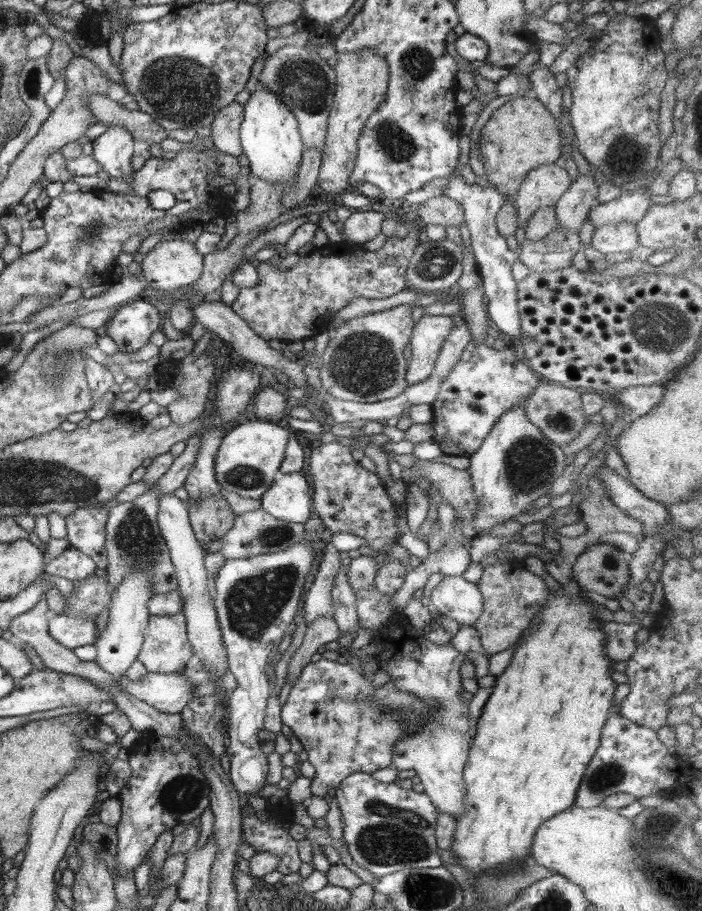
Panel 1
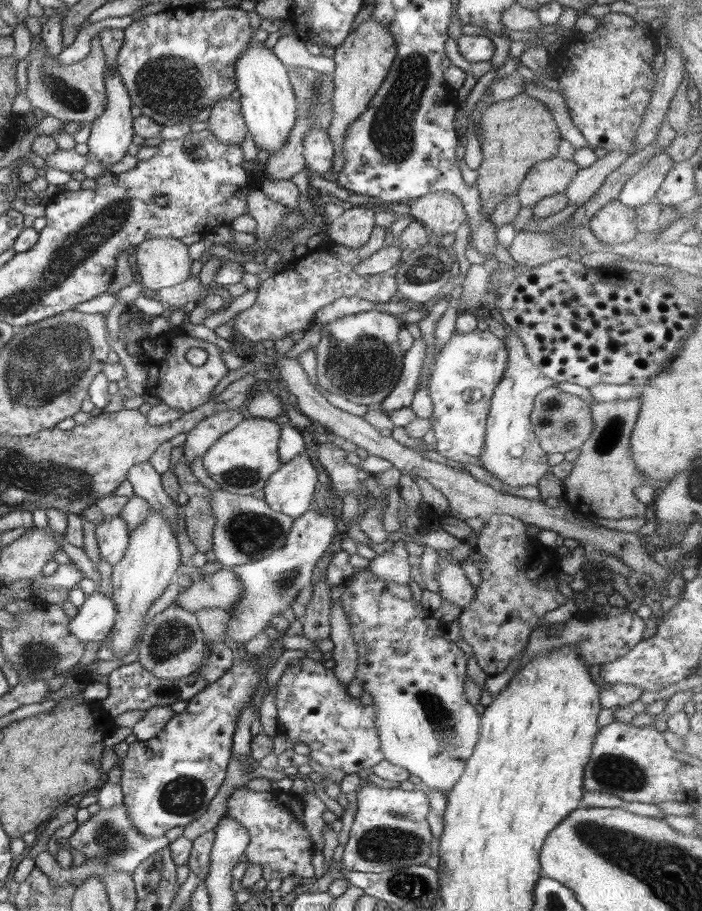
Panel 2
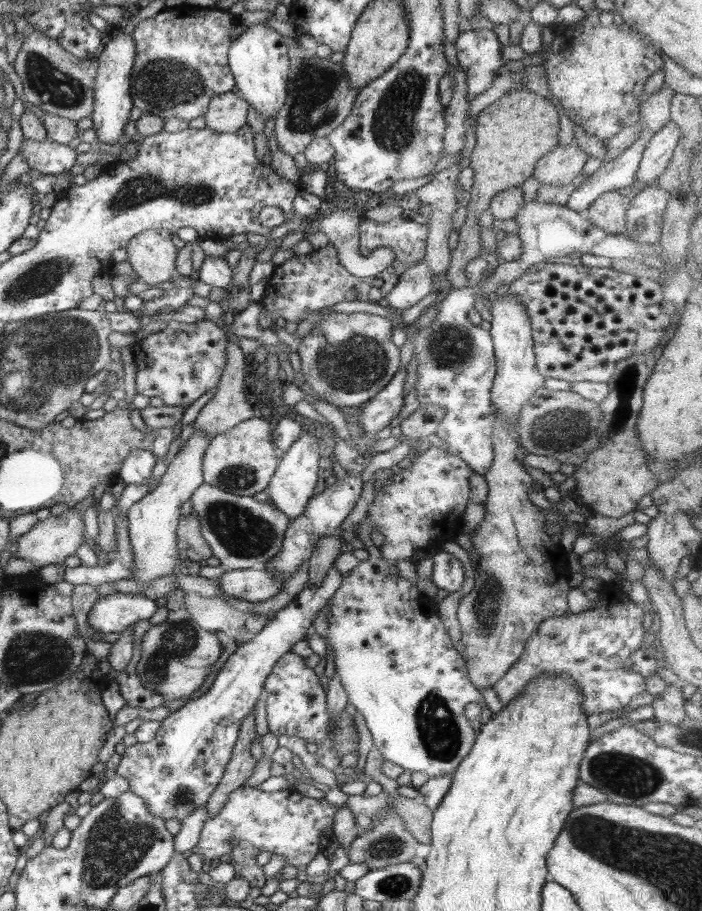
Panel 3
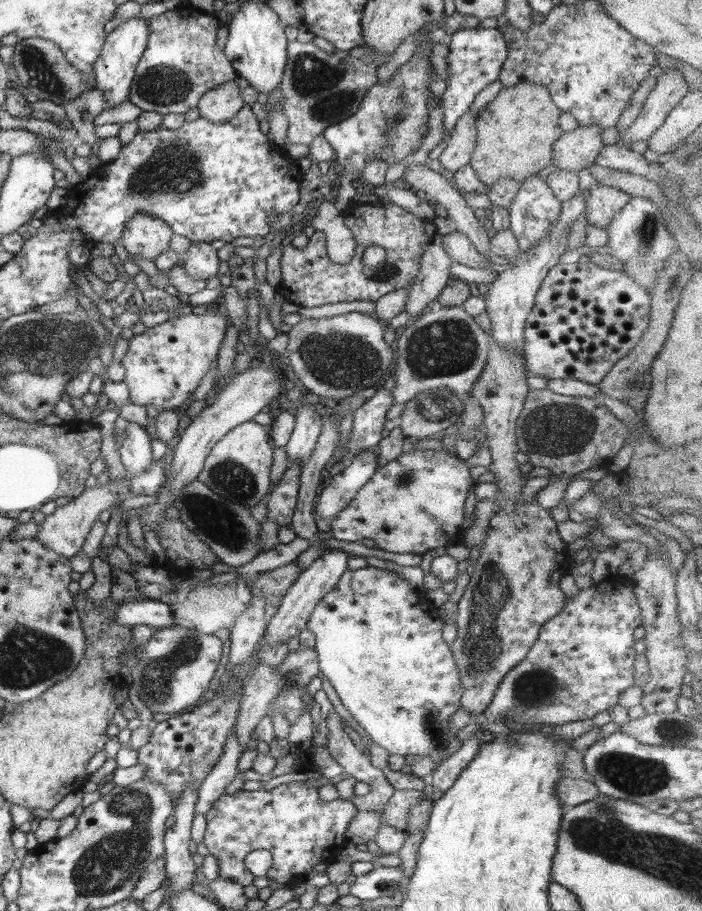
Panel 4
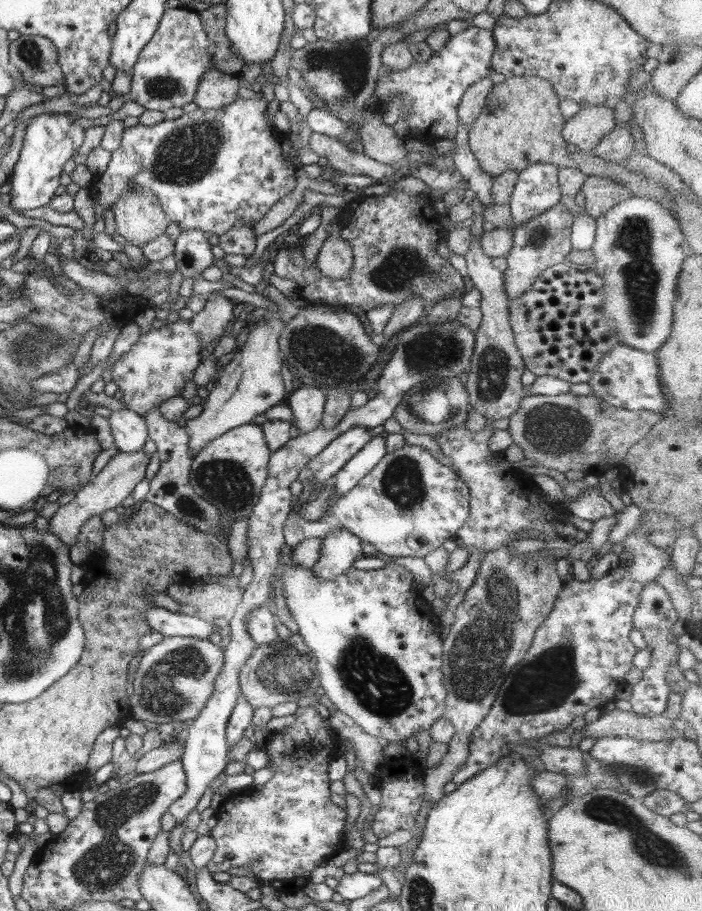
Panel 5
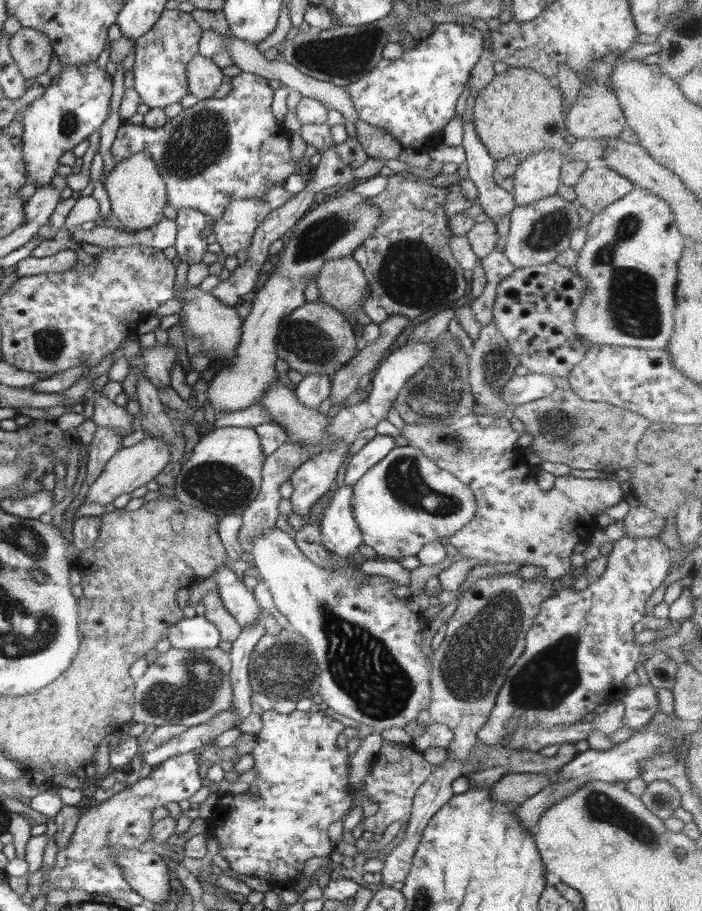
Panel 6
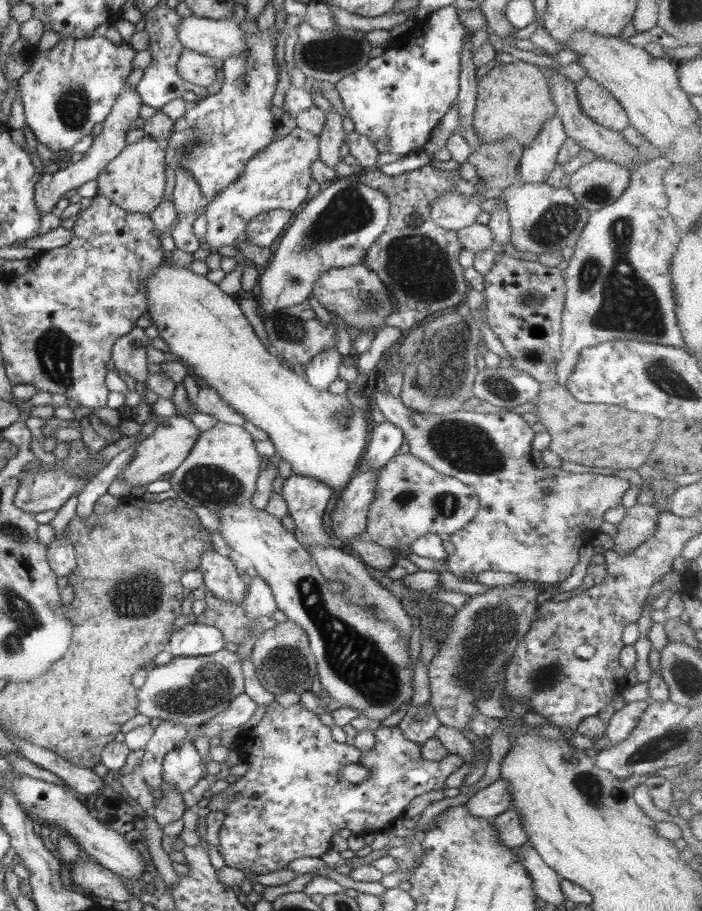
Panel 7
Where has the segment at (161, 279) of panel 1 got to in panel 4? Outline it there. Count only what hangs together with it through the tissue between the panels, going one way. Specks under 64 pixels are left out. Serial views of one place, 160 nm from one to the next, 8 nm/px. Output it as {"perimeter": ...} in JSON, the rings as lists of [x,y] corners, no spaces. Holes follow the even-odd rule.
{"perimeter":[[[137,214],[124,226],[120,243],[130,255],[154,262],[162,252],[169,250],[173,234],[162,219],[156,219],[151,214]]]}

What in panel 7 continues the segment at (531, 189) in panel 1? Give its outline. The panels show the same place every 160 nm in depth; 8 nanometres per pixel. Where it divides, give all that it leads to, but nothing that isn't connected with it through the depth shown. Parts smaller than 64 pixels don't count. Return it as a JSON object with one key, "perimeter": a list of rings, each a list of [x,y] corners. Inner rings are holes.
{"perimeter":[[[586,75],[575,82],[575,89],[581,110],[596,124],[619,133],[629,125],[627,112],[599,82]]]}

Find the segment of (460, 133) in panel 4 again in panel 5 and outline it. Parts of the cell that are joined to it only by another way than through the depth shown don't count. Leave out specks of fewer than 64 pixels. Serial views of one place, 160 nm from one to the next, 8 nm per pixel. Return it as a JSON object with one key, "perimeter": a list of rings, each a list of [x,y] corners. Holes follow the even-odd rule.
{"perimeter":[[[491,73],[488,76],[481,78],[463,94],[457,114],[461,124],[470,127],[480,116],[482,107],[487,101],[487,96],[489,95],[491,88],[494,86],[494,74],[495,73]]]}

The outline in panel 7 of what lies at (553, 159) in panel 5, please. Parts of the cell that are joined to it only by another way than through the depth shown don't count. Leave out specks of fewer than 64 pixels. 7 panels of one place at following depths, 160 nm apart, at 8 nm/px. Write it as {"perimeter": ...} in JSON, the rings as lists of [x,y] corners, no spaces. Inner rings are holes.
{"perimeter":[[[522,61],[494,66],[477,86],[473,127],[481,142],[498,142],[513,136],[524,148],[540,133],[547,120],[557,115],[551,84],[541,68]]]}

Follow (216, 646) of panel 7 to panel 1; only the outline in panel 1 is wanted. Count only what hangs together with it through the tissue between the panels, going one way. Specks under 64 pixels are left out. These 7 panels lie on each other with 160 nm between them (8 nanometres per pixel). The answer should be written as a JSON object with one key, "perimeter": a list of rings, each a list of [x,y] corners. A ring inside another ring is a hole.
{"perimeter":[[[64,614],[52,615],[48,623],[48,634],[62,646],[73,650],[79,646],[93,645],[96,637],[96,620],[89,616],[70,618]]]}

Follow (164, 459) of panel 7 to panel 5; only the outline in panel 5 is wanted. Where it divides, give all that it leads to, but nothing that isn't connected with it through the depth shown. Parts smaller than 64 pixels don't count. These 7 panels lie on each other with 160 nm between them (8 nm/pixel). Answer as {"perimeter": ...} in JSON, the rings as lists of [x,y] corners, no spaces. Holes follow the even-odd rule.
{"perimeter":[[[143,450],[130,454],[118,451],[97,475],[93,475],[90,482],[87,482],[75,493],[75,497],[71,502],[60,506],[58,512],[49,518],[49,531],[55,534],[63,544],[71,547],[77,541],[82,525],[89,518],[115,509],[117,506],[120,506],[125,497],[132,494],[136,484],[145,477],[149,460],[150,457],[146,457],[146,453]]]}

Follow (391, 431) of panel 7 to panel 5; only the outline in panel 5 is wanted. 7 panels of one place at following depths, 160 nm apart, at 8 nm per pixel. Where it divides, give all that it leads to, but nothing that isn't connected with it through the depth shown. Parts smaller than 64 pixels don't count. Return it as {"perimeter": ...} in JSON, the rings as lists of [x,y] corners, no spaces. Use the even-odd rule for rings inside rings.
{"perimeter":[[[374,437],[359,450],[336,474],[335,494],[344,496],[362,480],[387,453],[385,438]]]}

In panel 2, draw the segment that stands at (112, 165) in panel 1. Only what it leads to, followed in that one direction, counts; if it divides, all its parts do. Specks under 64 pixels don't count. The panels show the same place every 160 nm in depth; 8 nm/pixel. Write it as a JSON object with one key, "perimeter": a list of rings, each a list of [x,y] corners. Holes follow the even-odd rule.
{"perimeter":[[[117,67],[112,69],[113,74],[105,77],[107,105],[100,118],[93,120],[91,135],[87,144],[90,154],[96,156],[98,162],[103,164],[116,164],[127,154],[127,148],[132,144],[133,112],[134,107],[128,90],[122,84],[117,73]]]}

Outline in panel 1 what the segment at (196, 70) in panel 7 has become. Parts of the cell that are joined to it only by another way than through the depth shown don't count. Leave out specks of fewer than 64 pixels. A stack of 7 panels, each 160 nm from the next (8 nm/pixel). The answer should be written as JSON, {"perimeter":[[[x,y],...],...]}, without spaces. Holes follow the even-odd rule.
{"perimeter":[[[234,101],[228,106],[222,106],[222,110],[216,113],[210,126],[211,141],[215,150],[235,157],[243,154],[239,135],[243,118],[243,104]]]}

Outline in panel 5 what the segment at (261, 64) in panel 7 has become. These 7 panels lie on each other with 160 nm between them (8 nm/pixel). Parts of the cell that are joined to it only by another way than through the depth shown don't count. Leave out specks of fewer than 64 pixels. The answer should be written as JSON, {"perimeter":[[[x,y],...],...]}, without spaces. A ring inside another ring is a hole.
{"perimeter":[[[264,97],[260,99],[239,98],[239,100],[234,101],[232,104],[218,109],[212,108],[210,110],[204,110],[198,107],[188,114],[184,113],[180,118],[164,120],[154,126],[144,126],[138,123],[135,126],[126,127],[122,133],[120,146],[114,150],[114,152],[111,152],[111,161],[108,163],[107,169],[101,175],[96,176],[90,186],[88,186],[89,194],[92,196],[95,203],[94,212],[99,224],[103,221],[105,210],[107,210],[111,204],[113,208],[115,202],[121,199],[121,196],[129,190],[131,184],[139,184],[139,186],[145,186],[145,188],[158,197],[159,204],[162,205],[163,211],[167,214],[168,221],[178,224],[182,231],[200,229],[202,233],[206,233],[206,237],[208,238],[212,235],[222,237],[224,233],[229,232],[230,229],[234,229],[238,224],[246,224],[246,226],[254,228],[255,224],[258,224],[258,222],[264,218],[264,214],[266,214],[282,196],[290,194],[290,192],[296,188],[297,184],[296,170],[292,169],[293,165],[288,158],[291,149],[288,134],[284,134],[274,126],[269,126],[266,123],[266,118],[264,117],[266,110],[267,104]]]}

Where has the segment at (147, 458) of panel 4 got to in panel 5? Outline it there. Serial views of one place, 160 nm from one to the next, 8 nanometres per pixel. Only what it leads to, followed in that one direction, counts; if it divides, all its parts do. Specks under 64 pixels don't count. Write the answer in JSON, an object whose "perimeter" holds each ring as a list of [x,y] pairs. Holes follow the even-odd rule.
{"perimeter":[[[125,408],[112,411],[108,420],[119,452],[130,454],[142,450],[149,439],[149,430],[143,415]]]}

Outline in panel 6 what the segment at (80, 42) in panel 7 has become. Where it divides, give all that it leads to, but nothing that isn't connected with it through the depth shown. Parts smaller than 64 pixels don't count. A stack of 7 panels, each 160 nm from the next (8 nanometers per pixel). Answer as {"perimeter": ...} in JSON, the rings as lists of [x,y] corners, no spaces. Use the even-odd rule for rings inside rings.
{"perimeter":[[[97,60],[74,66],[62,64],[62,73],[45,88],[44,95],[26,108],[20,105],[24,132],[21,136],[25,174],[38,188],[50,184],[57,175],[60,156],[72,150],[90,134],[98,131],[109,117],[108,107],[112,94],[112,82],[106,68],[100,69]]]}

